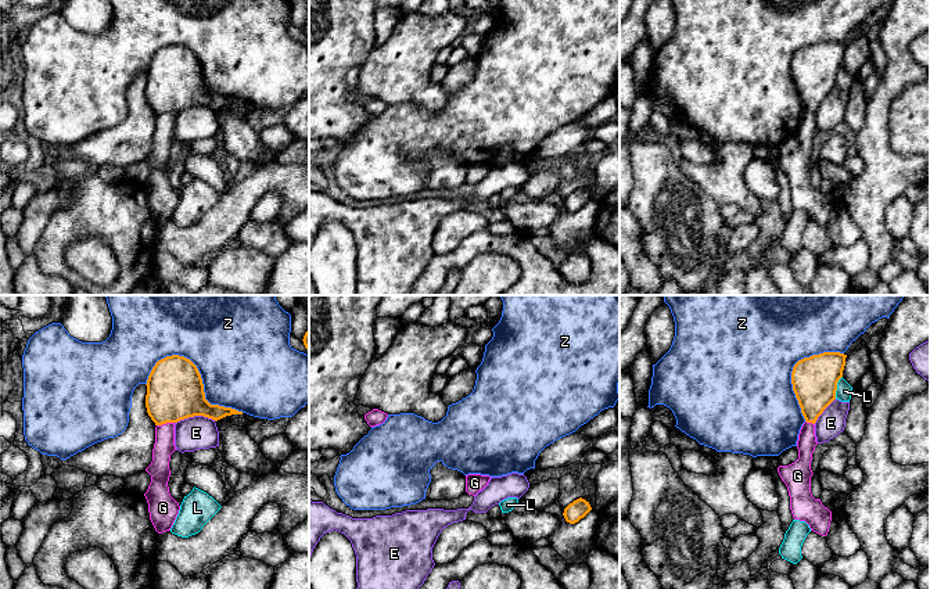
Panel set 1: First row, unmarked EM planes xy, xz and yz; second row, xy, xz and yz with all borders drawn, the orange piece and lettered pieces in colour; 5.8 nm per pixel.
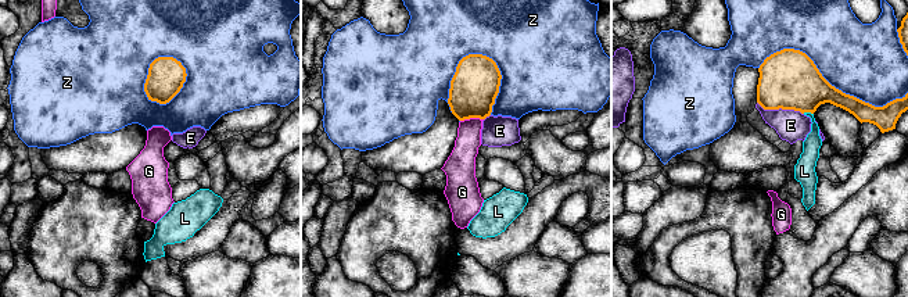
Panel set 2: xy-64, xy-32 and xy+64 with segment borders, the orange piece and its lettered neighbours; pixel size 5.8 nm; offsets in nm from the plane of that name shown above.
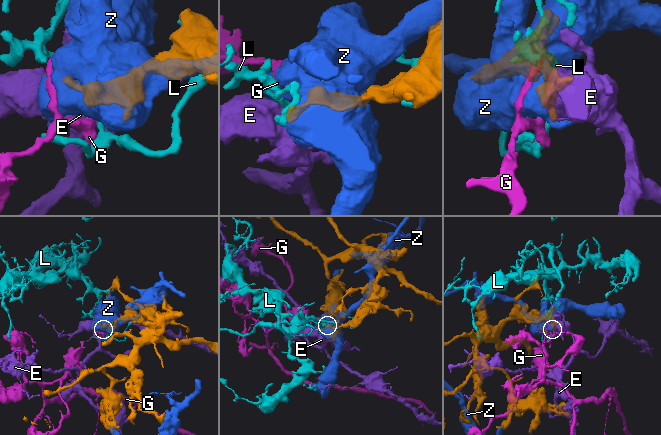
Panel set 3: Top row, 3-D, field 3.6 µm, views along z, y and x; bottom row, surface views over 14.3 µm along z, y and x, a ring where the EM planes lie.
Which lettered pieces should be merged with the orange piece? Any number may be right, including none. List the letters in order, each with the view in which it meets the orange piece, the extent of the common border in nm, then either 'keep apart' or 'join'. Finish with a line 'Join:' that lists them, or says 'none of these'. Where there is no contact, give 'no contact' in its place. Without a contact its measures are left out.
E: contact in xy; length 240 nm; keep apart
G: contact in xy; length 110 nm; keep apart
L: contact in yz; length 140 nm; keep apart
Z: contact in xy; length 600 nm; keep apart
Join: none of these

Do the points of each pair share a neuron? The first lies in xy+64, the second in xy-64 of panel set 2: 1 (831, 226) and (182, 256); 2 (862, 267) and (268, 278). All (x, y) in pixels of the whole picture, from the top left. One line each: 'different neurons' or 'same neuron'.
1: same neuron
2: different neurons

